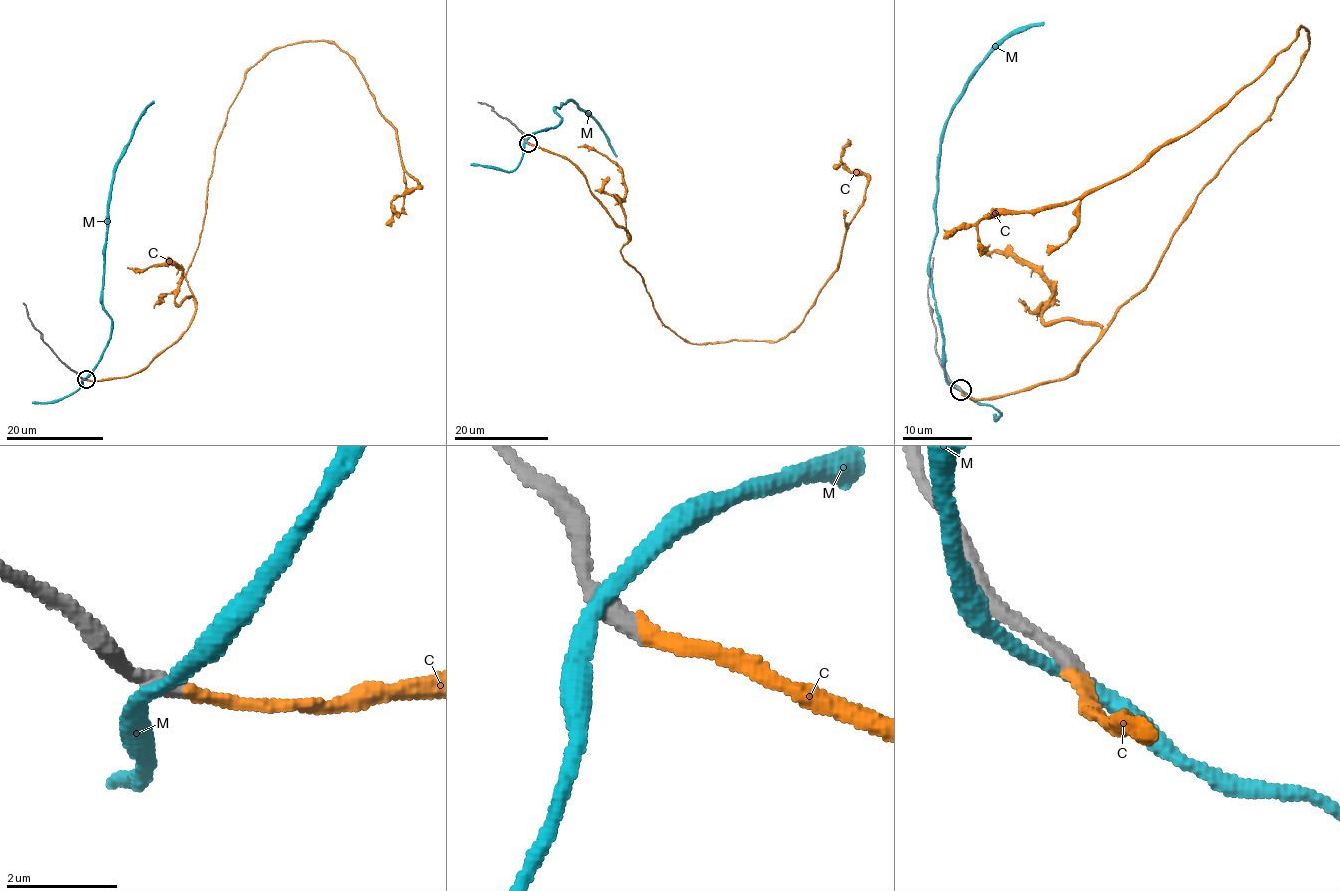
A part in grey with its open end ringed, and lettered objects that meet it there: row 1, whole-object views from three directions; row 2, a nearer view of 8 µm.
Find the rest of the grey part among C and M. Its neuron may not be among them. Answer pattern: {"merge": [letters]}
{"merge": ["C"]}

